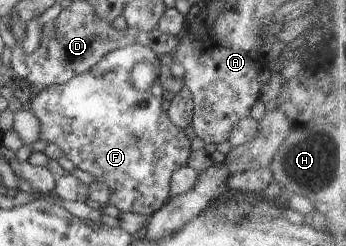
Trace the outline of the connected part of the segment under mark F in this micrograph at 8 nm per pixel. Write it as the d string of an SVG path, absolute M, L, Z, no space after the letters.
M130 44L103 55L92 67L72 76L63 84L43 86L32 101L26 103L28 111L39 121L39 139L57 145L78 169L88 171L95 181L109 187L107 204L140 215L154 213L162 207L170 193L169 181L179 167L188 165L190 140L183 129L176 127L162 111L162 90L158 81L158 55L149 47Z

